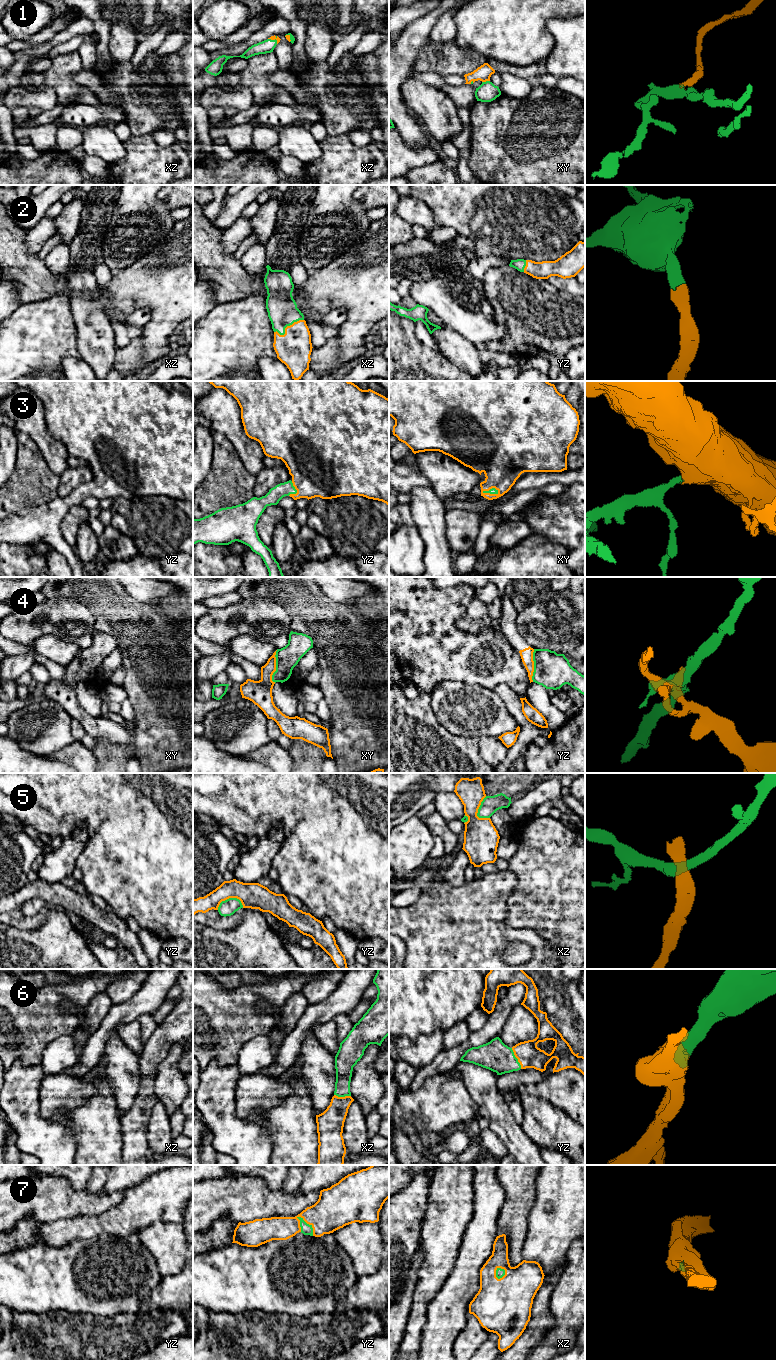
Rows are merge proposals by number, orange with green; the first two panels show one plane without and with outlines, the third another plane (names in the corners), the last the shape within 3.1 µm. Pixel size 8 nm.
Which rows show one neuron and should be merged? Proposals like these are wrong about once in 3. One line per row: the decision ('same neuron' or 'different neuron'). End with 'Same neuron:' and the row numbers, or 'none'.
1: same neuron
2: same neuron
3: same neuron
4: different neuron
5: different neuron
6: same neuron
7: same neuron
Same neuron: 1, 2, 3, 6, 7

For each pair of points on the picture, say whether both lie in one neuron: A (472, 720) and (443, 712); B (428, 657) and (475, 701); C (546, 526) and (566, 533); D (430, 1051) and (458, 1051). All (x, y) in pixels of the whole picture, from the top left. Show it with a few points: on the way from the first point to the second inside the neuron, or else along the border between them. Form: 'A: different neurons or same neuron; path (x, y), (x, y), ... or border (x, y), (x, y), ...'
A: same neuron; path (465, 713), (450, 712)
B: different neurons; border (476, 684), (443, 680), (432, 692)
C: same neuron; path (551, 526), (559, 526), (561, 528)
D: different neurons; border (443, 1049), (429, 1063), (423, 1066)

